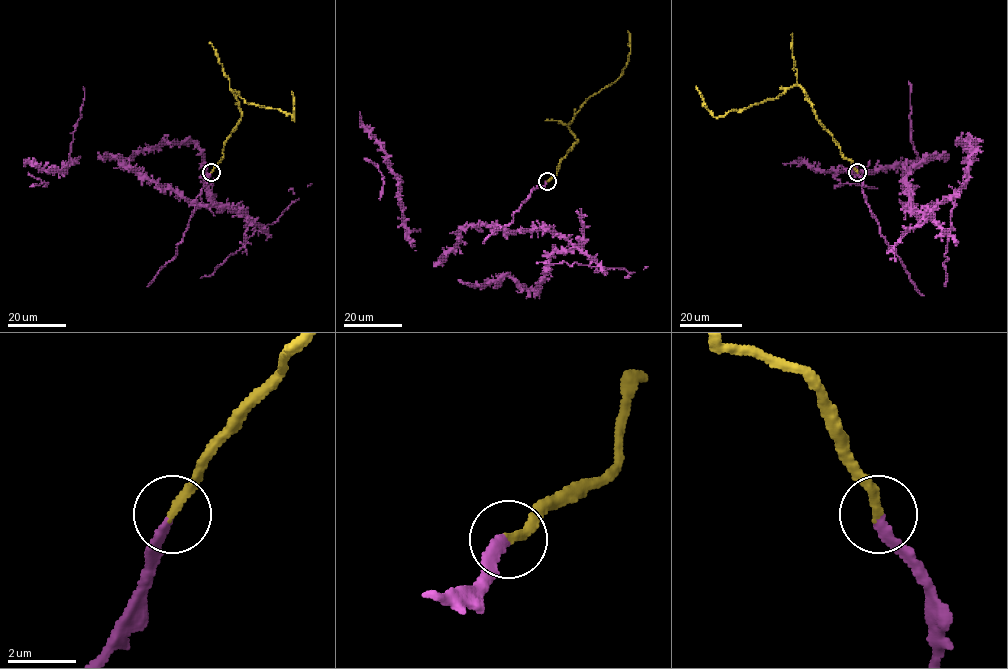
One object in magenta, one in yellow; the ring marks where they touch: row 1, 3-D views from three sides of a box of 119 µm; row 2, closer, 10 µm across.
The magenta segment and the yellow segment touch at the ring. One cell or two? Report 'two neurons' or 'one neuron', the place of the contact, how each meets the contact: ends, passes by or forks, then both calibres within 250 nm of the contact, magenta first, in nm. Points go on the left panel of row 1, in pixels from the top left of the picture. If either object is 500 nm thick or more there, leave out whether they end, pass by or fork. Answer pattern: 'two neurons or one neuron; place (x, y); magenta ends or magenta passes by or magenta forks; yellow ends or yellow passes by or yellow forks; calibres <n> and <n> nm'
one neuron; place (211, 172); magenta ends; yellow ends; calibres 240 and 280 nm

